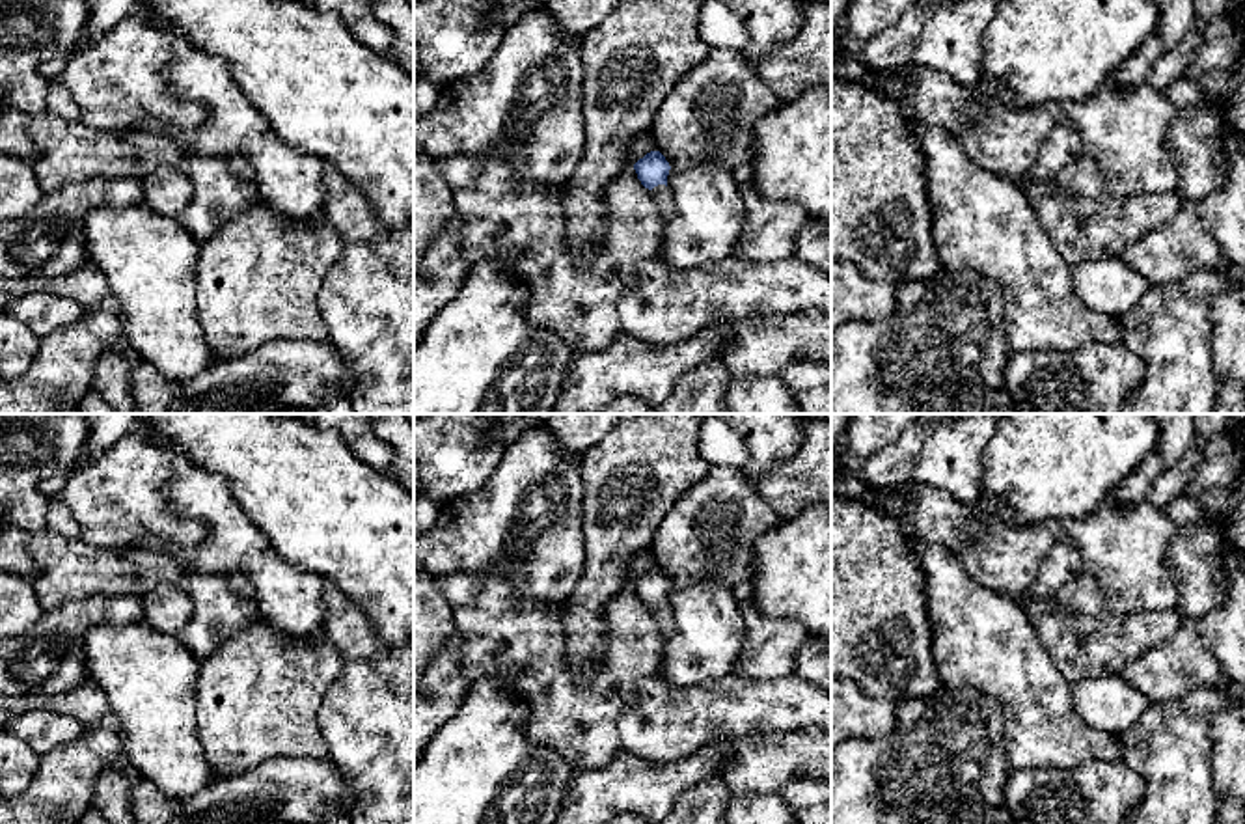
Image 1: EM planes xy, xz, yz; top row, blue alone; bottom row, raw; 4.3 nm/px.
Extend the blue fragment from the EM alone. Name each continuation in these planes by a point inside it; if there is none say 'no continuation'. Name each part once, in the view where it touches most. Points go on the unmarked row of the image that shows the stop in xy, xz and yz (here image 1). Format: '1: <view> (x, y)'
1: xz (662, 612)

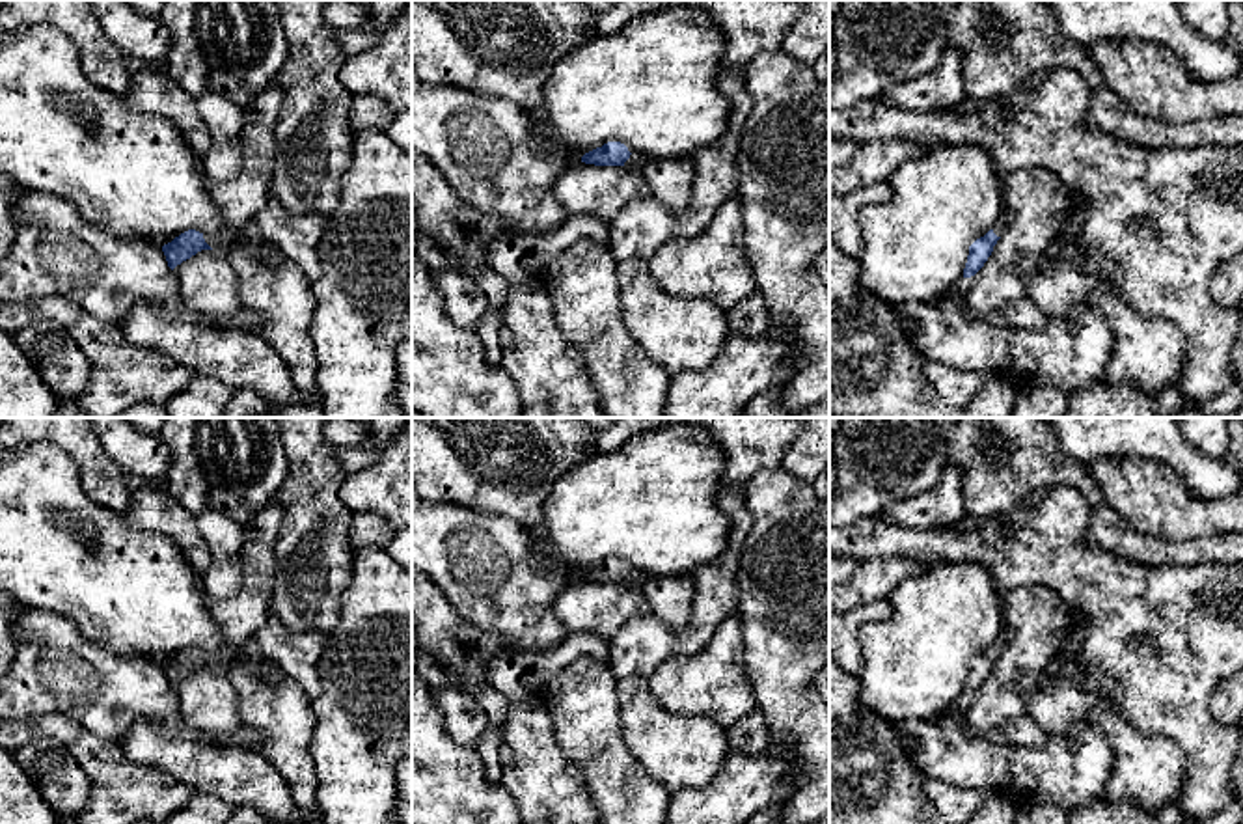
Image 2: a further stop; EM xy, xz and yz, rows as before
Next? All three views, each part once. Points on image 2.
1: xy (239, 618)

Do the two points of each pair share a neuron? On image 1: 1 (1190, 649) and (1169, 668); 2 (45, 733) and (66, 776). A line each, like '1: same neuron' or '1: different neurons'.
1: same neuron
2: different neurons

